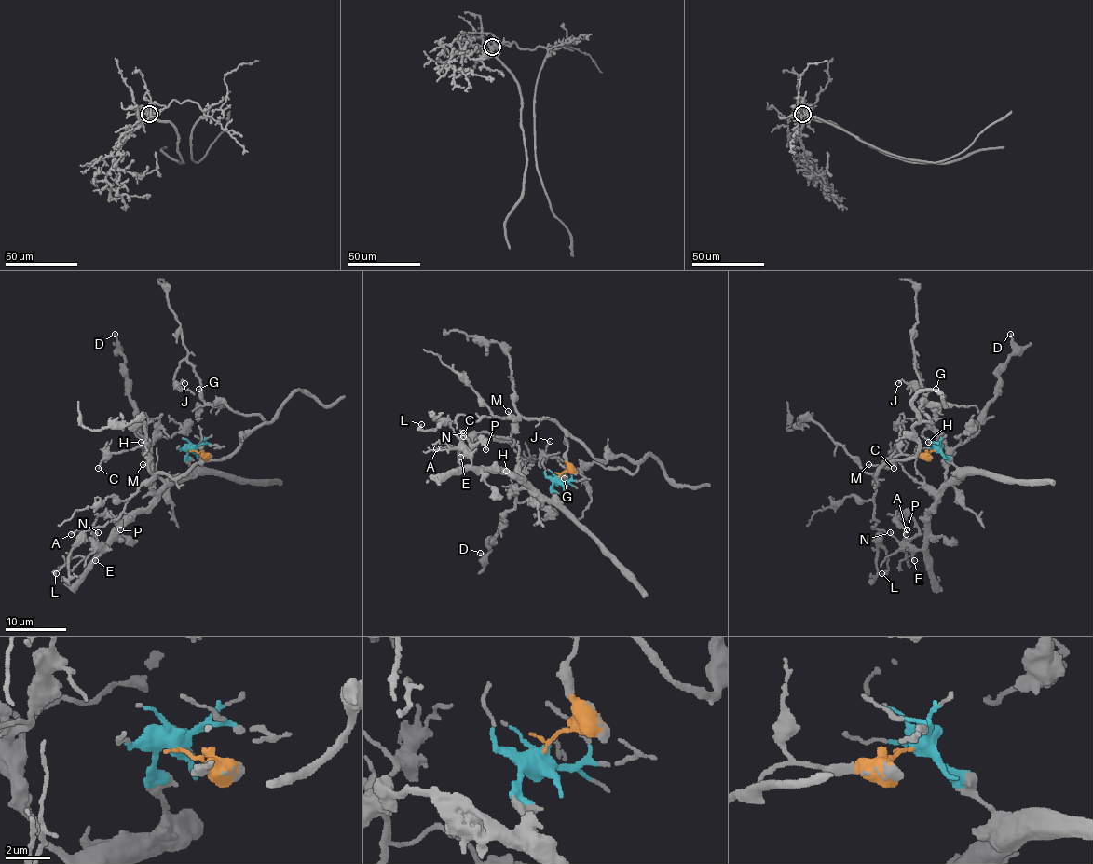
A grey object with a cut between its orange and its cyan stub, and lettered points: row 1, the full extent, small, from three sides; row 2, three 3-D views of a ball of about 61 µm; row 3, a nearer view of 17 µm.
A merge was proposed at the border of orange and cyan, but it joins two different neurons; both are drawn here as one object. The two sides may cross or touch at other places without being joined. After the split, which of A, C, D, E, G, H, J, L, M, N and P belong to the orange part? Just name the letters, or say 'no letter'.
C, G, J, L, M

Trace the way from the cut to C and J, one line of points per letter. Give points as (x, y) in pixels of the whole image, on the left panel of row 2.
C: (194, 451), (201, 454), (199, 461), (175, 478), (154, 473), (151, 460), (142, 446), (110, 453), (98, 468)
J: (194, 451), (223, 460), (273, 422), (208, 404), (184, 360), (174, 379), (184, 382)

